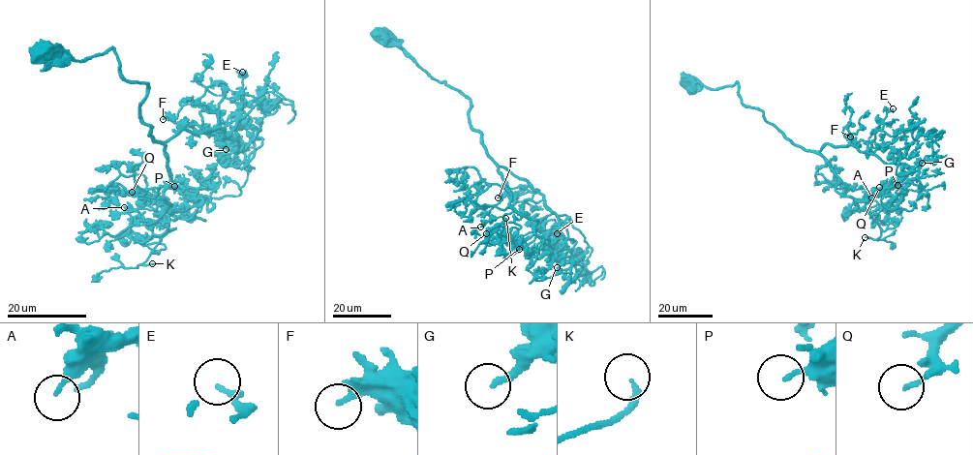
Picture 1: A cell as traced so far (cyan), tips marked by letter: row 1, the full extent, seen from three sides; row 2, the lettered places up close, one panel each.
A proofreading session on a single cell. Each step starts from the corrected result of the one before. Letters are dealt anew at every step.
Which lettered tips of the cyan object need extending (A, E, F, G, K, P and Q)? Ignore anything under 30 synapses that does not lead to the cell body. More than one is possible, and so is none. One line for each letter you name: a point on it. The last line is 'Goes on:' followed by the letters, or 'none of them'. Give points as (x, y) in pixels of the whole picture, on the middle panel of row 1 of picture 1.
F: (498, 197)
K: (505, 218)
Goes on: F, K

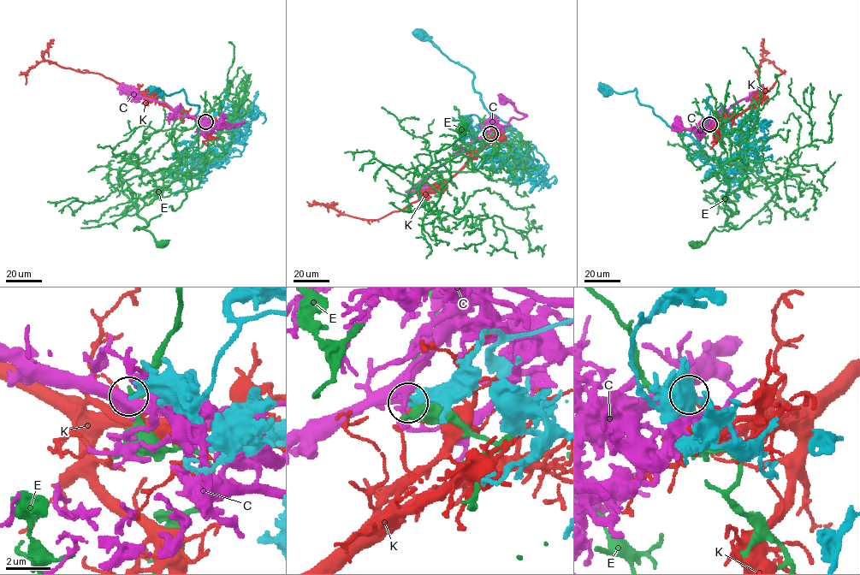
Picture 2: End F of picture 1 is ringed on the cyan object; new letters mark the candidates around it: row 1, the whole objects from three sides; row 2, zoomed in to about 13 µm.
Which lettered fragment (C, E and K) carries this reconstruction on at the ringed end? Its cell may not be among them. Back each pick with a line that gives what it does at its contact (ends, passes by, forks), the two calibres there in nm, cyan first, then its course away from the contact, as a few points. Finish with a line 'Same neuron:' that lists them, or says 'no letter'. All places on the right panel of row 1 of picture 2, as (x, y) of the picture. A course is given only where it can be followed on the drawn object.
Same neuron: no letter

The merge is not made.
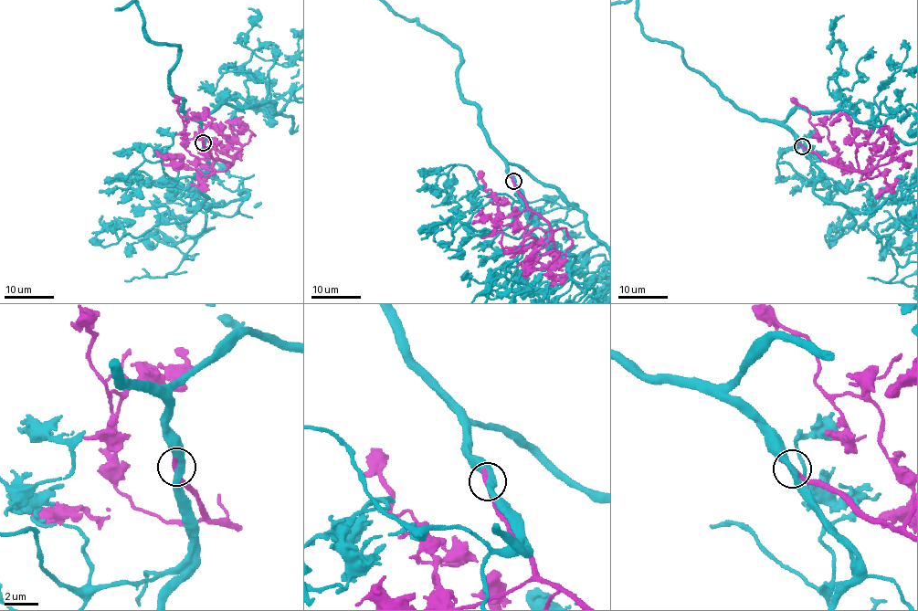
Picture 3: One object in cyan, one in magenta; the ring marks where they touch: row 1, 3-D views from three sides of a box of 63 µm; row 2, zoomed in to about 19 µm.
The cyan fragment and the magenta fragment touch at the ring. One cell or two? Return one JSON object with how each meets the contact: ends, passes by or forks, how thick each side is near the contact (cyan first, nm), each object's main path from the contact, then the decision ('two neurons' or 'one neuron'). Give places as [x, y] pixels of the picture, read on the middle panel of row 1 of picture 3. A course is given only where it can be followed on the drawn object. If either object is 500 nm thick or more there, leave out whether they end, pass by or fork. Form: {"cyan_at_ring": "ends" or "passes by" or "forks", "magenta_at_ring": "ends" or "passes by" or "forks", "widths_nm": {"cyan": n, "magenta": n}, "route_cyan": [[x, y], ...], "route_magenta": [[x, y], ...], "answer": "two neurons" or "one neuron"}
{"cyan_at_ring": "passes by", "magenta_at_ring": "ends", "widths_nm": {"cyan": 400, "magenta": 340}, "route_cyan": [[513, 180], [482, 127], [480, 110], [463, 96], [459, 51], [425, 26], [394, 14]], "route_magenta": [[513, 180], [548, 225], [550, 240], [504, 248], [494, 222], [471, 224]], "answer": "one neuron"}

